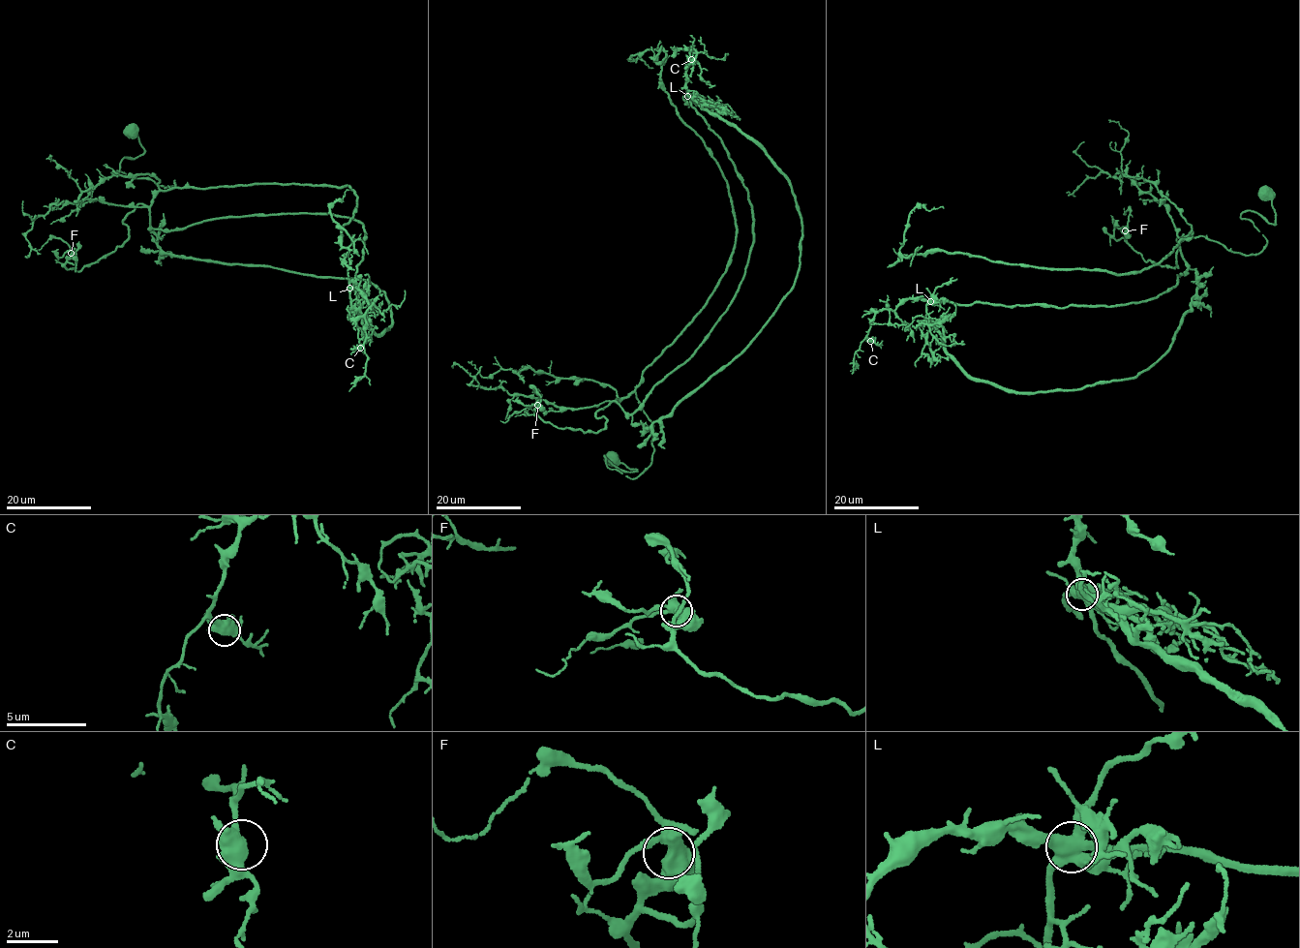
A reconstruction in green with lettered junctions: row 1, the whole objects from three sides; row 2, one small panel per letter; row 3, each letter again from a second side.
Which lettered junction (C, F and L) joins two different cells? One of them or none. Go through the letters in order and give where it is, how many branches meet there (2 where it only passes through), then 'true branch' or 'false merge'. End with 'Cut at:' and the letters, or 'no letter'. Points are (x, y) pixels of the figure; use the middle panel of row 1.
C: (691, 59) | 4 | true branch
F: (537, 405) | 4 | true branch
L: (687, 96) | 4 | false merge
Cut at: L

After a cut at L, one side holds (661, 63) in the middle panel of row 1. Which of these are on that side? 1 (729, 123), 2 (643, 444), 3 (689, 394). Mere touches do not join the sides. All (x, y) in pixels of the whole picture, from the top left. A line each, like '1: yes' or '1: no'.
1: no
2: no
3: no

